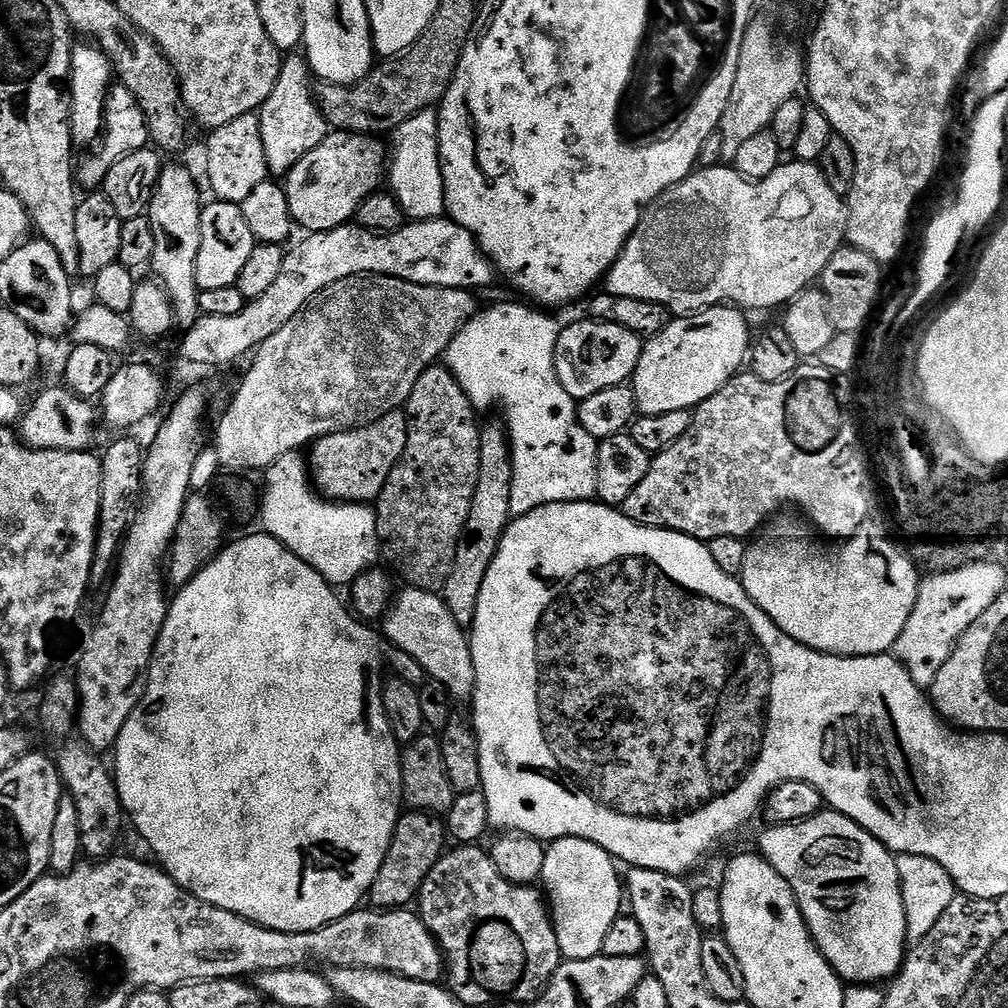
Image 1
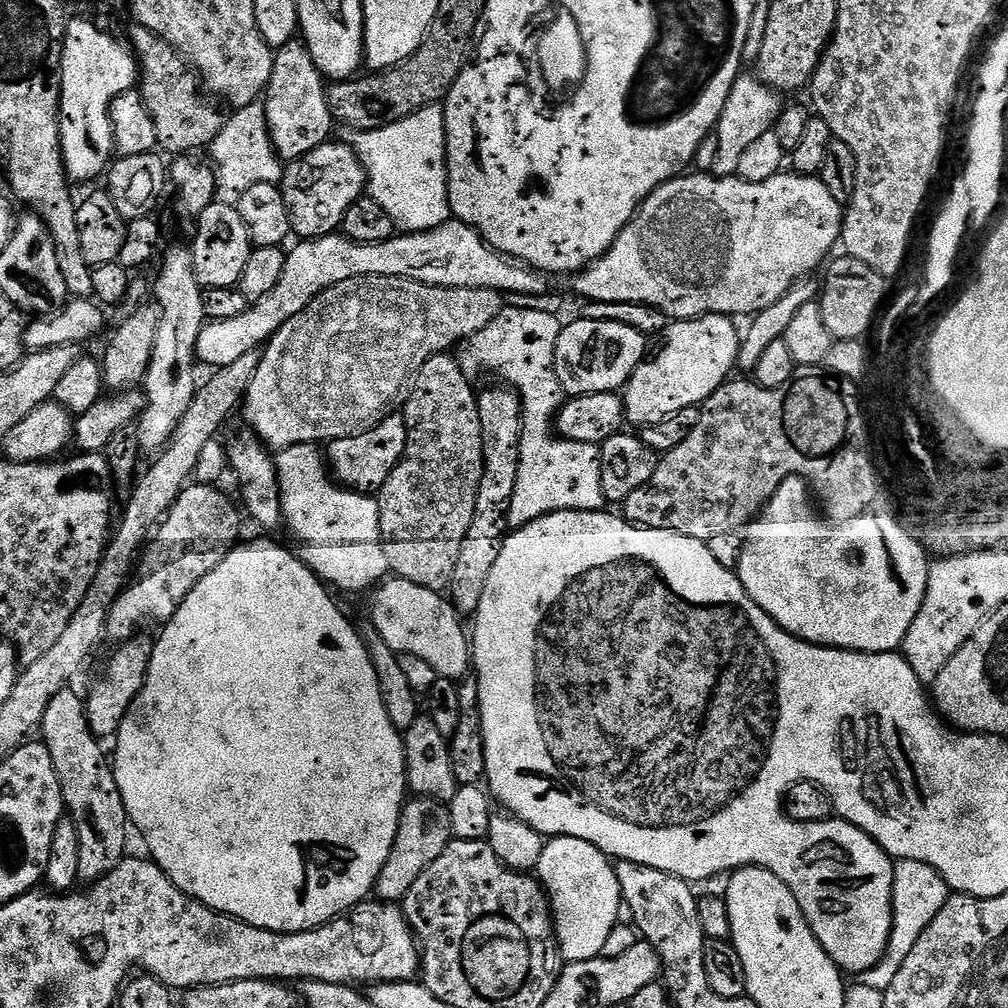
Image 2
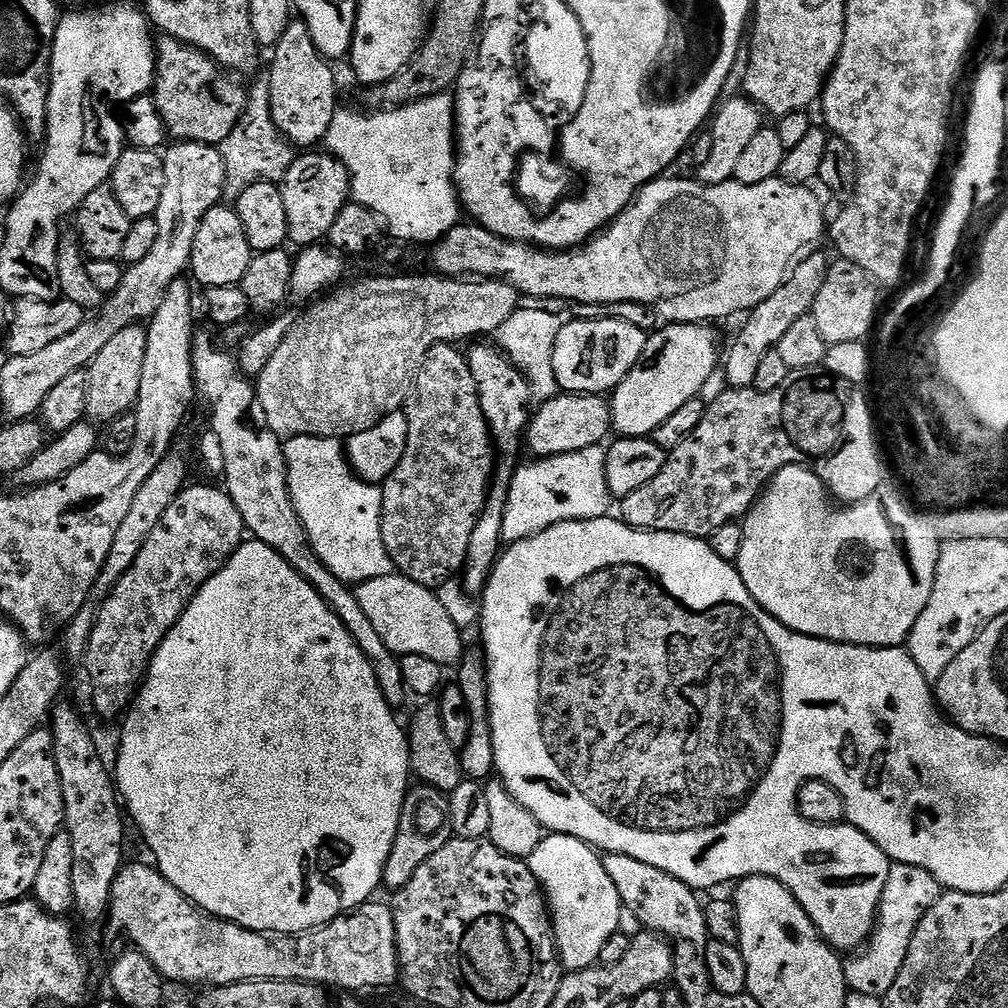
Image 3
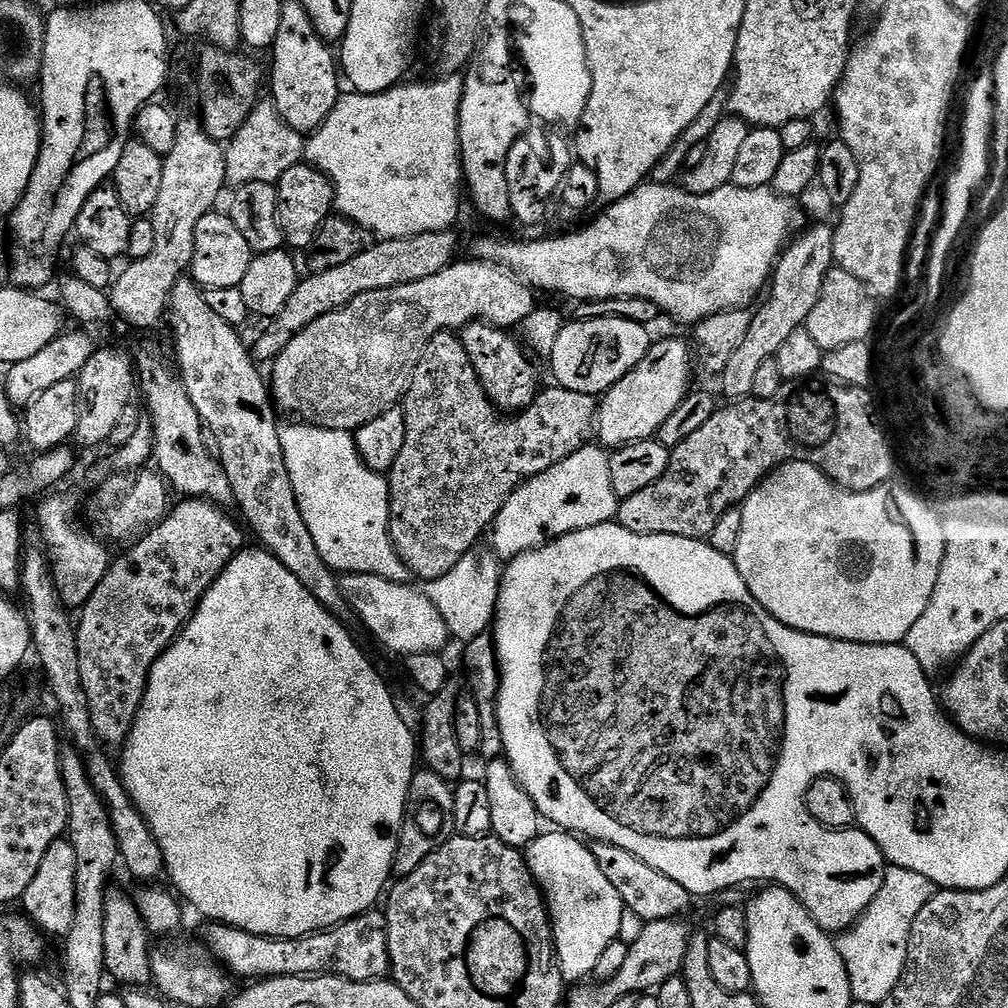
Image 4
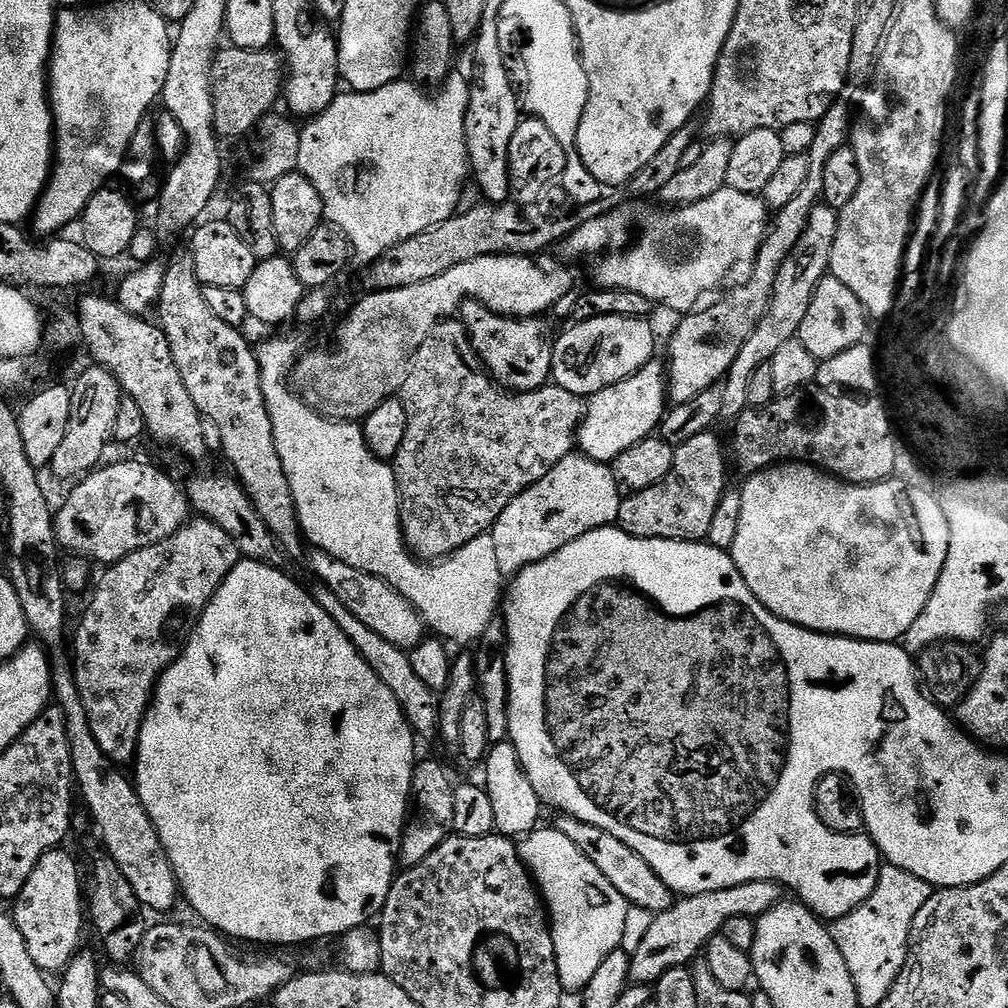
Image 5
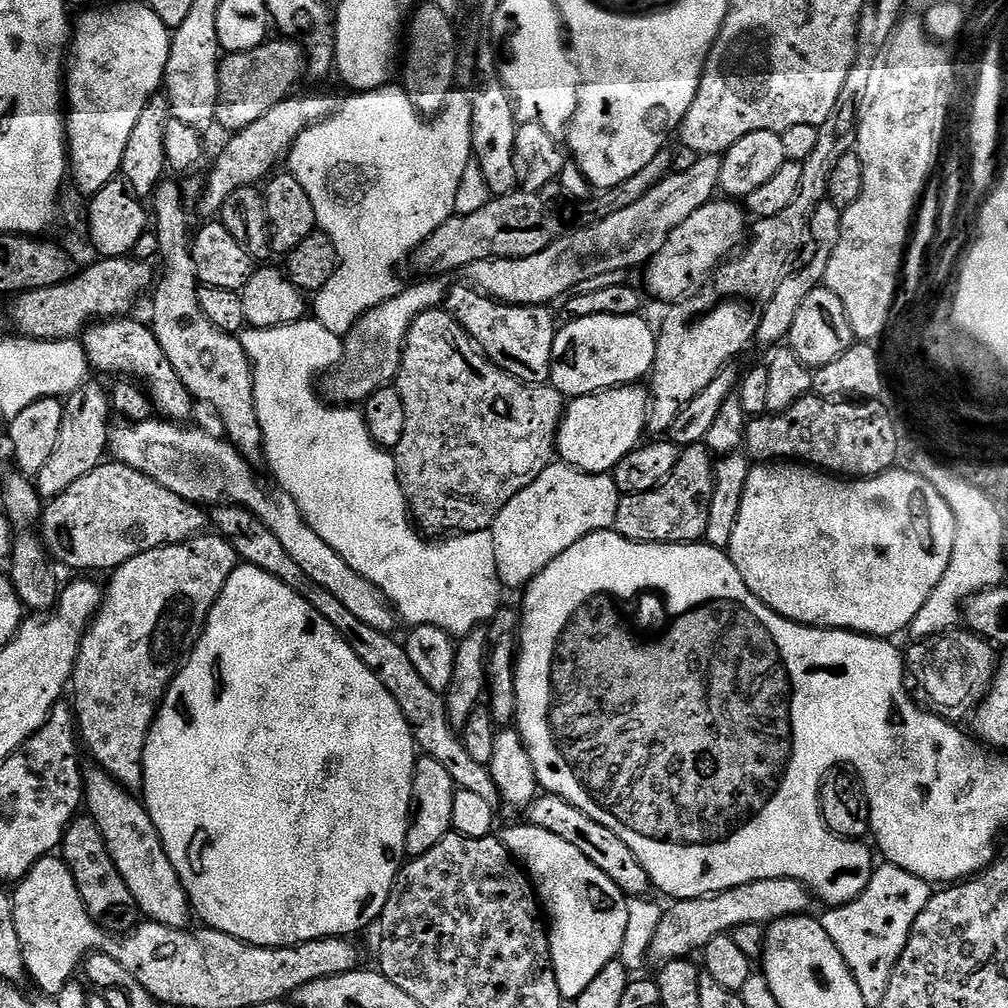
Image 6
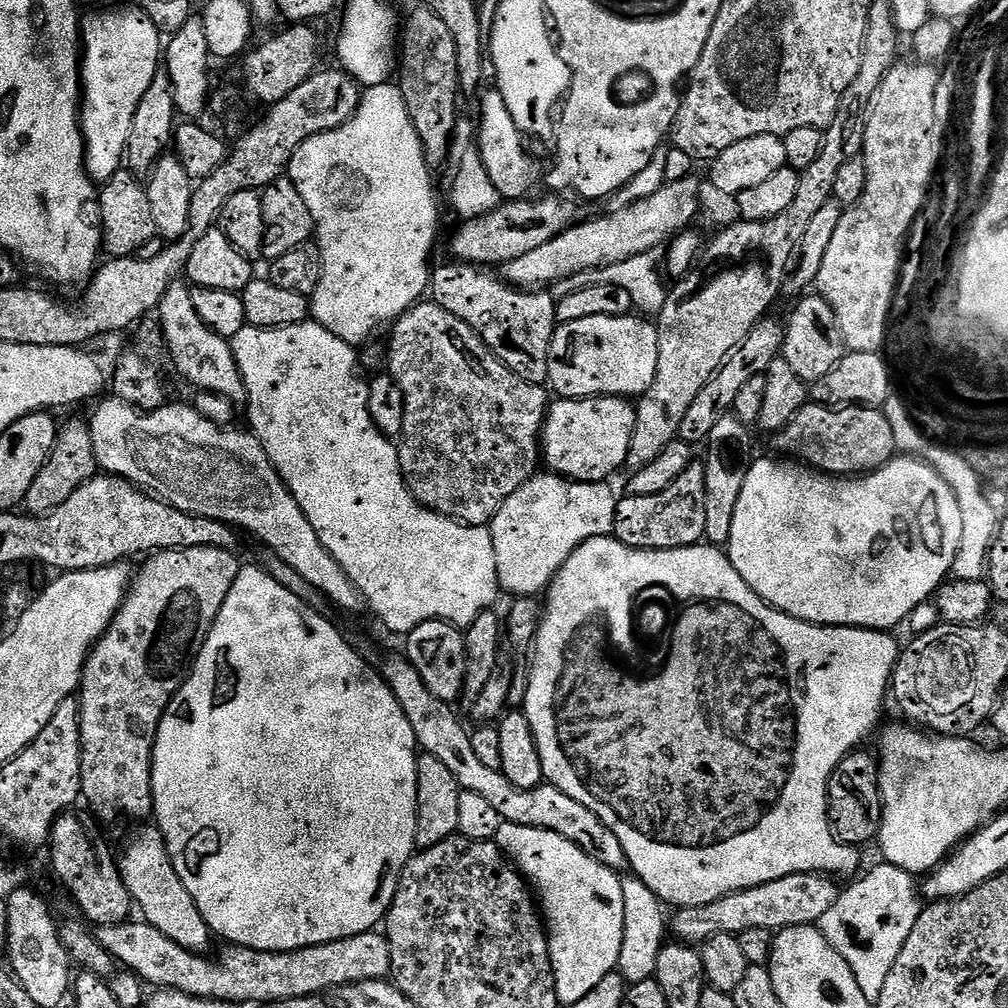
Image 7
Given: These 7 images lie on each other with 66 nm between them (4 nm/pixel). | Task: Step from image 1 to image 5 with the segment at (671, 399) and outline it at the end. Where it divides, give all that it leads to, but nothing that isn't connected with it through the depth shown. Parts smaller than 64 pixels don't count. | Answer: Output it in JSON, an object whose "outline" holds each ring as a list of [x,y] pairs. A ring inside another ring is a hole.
{"outline":[[[649,360],[646,366],[642,366],[622,382],[606,386],[606,390],[598,390],[587,397],[584,419],[580,422],[578,433],[578,448],[583,455],[600,464],[611,465],[618,454],[622,454],[622,450],[630,450],[630,446],[642,442],[659,429],[668,399],[666,368],[658,360]]]}

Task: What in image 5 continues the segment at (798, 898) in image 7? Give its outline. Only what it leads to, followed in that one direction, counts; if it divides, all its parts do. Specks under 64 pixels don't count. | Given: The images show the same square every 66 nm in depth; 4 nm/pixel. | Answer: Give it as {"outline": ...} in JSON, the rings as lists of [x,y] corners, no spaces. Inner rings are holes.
{"outline":[[[755,880],[730,886],[726,890],[710,890],[706,894],[677,899],[667,910],[653,915],[646,938],[642,938],[638,950],[630,954],[631,983],[652,986],[658,978],[662,978],[662,974],[666,974],[666,970],[691,965],[703,953],[708,941],[720,935],[722,926],[726,926],[730,918],[759,918],[781,903],[780,892],[781,885],[772,880]]]}

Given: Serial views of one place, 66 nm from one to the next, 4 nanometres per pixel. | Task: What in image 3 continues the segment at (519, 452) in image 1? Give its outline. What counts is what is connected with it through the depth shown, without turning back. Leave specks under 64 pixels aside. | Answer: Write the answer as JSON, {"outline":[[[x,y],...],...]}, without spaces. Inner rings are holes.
{"outline":[[[532,306],[536,308],[517,307],[517,310],[506,322],[502,322],[500,329],[494,334],[495,347],[507,356],[508,361],[528,379],[532,387],[533,397],[543,402],[553,400],[561,391],[560,383],[554,374],[554,342],[558,342],[558,334],[562,323],[552,312],[547,312],[547,307]],[[603,447],[578,450],[574,454],[545,456],[531,461],[533,464],[517,467],[508,492],[508,505],[504,511],[504,544],[542,534],[550,526],[571,520],[597,520],[611,513],[614,497],[606,486],[606,451]]]}

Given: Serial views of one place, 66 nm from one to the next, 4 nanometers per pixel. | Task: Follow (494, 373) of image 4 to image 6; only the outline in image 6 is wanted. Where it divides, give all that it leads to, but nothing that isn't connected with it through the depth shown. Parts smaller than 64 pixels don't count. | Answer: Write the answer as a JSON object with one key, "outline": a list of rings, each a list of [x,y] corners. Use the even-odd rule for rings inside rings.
{"outline":[[[456,284],[453,288],[451,285],[447,289],[442,305],[444,311],[466,329],[475,344],[503,372],[524,384],[548,384],[552,378],[552,351],[558,331],[556,316],[544,306],[501,304],[475,287],[464,284]]]}

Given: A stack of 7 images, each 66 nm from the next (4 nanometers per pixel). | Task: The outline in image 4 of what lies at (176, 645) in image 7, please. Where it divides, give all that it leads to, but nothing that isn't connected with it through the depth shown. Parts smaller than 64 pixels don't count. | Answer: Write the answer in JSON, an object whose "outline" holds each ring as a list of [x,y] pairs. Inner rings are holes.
{"outline":[[[191,498],[179,502],[181,504],[177,508],[175,505],[155,528],[145,531],[131,545],[132,552],[117,560],[115,557],[109,563],[108,572],[102,582],[98,582],[98,590],[94,590],[91,598],[84,603],[79,613],[80,620],[78,616],[78,670],[82,670],[82,690],[86,690],[86,702],[90,702],[90,722],[96,731],[96,739],[104,746],[120,746],[127,741],[154,662],[158,662],[160,655],[187,626],[188,619],[196,612],[196,605],[208,593],[222,570],[226,570],[228,563],[245,547],[241,525],[236,525],[221,505]]]}

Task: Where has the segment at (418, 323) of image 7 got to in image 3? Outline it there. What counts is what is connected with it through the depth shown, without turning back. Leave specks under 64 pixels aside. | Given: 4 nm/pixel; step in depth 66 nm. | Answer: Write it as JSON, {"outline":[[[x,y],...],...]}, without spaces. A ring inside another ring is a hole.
{"outline":[[[439,344],[434,346],[426,354],[422,362],[420,372],[414,381],[414,387],[410,392],[410,399],[406,404],[406,415],[408,417],[408,437],[406,438],[406,454],[402,454],[402,462],[390,474],[390,478],[382,485],[382,542],[392,559],[392,567],[397,573],[414,582],[418,582],[427,588],[438,590],[444,584],[457,579],[456,571],[465,567],[468,558],[468,547],[470,546],[470,534],[474,534],[474,528],[480,515],[484,510],[484,504],[488,501],[488,489],[494,475],[494,445],[492,435],[488,432],[488,423],[482,414],[482,406],[478,398],[478,390],[474,382],[474,374],[470,374],[467,355],[459,352],[459,347],[451,344]],[[558,394],[553,400],[543,401],[535,409],[530,421],[530,448],[532,444],[533,452],[531,455],[543,458],[595,448],[603,445],[612,431],[612,406],[603,395]]]}

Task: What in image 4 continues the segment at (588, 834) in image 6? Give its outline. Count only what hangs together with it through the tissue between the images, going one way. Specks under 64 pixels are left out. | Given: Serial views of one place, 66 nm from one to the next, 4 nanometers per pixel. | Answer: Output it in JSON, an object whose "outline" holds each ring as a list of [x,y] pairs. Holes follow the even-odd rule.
{"outline":[[[596,842],[591,845],[591,849],[602,874],[606,874],[606,878],[610,878],[610,886],[614,886],[614,890],[618,890],[618,894],[624,900],[625,909],[638,914],[638,918],[642,918],[646,922],[675,920],[683,917],[685,915],[683,912],[694,904],[694,897],[685,888],[678,886],[678,882],[674,882],[674,878],[666,878],[666,874],[662,874],[658,870],[654,870],[654,866],[642,862],[642,858],[613,844]]]}

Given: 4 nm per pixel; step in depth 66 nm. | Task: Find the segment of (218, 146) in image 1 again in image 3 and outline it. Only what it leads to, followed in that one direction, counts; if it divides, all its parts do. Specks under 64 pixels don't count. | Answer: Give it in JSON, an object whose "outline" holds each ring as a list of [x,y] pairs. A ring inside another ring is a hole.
{"outline":[[[262,70],[254,79],[252,86],[250,84],[247,89],[247,108],[243,111],[238,126],[220,146],[223,162],[226,163],[224,197],[230,202],[237,200],[247,186],[252,186],[254,182],[262,180],[281,183],[296,157],[291,144],[274,126],[273,112],[270,110],[270,74],[267,70]]]}

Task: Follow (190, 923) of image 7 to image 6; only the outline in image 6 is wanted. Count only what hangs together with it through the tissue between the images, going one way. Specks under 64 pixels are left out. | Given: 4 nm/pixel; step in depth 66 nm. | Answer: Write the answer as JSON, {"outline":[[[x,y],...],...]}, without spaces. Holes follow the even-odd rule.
{"outline":[[[91,766],[92,768],[85,767],[83,769],[82,775],[84,778],[84,799],[83,803],[86,805],[87,815],[92,817],[92,821],[98,826],[98,830],[102,834],[102,838],[106,842],[106,850],[110,850],[110,858],[114,858],[114,866],[118,866],[118,874],[122,874],[122,878],[126,882],[126,886],[130,886],[130,894],[134,894],[134,902],[140,908],[141,913],[149,921],[154,923],[160,923],[162,926],[172,927],[172,928],[180,928],[187,929],[189,927],[190,922],[188,919],[193,919],[194,913],[192,911],[191,904],[188,903],[188,895],[186,894],[186,890],[182,886],[182,882],[178,878],[178,874],[174,870],[174,866],[170,862],[170,858],[166,854],[166,850],[162,846],[162,838],[158,834],[158,830],[154,826],[154,822],[150,818],[150,814],[144,809],[143,803],[139,799],[136,800],[131,791],[125,788],[124,785],[118,783],[114,777],[112,777],[106,769],[101,768],[99,766]]]}

